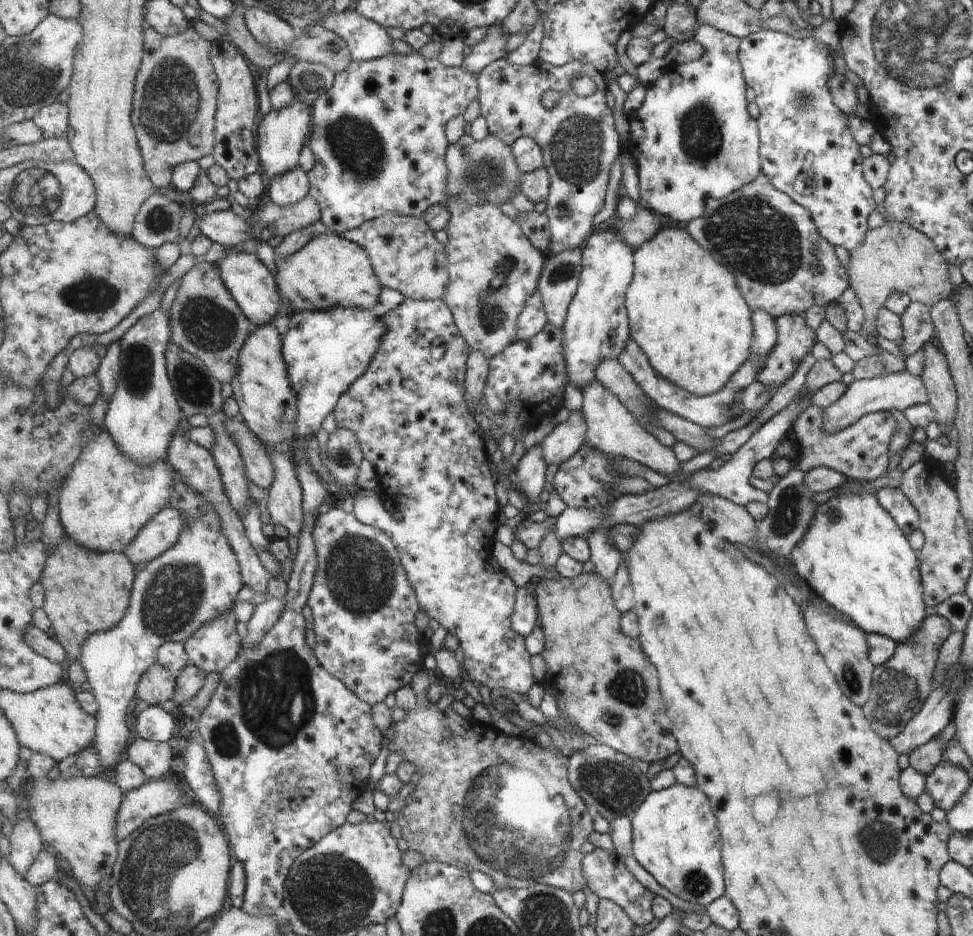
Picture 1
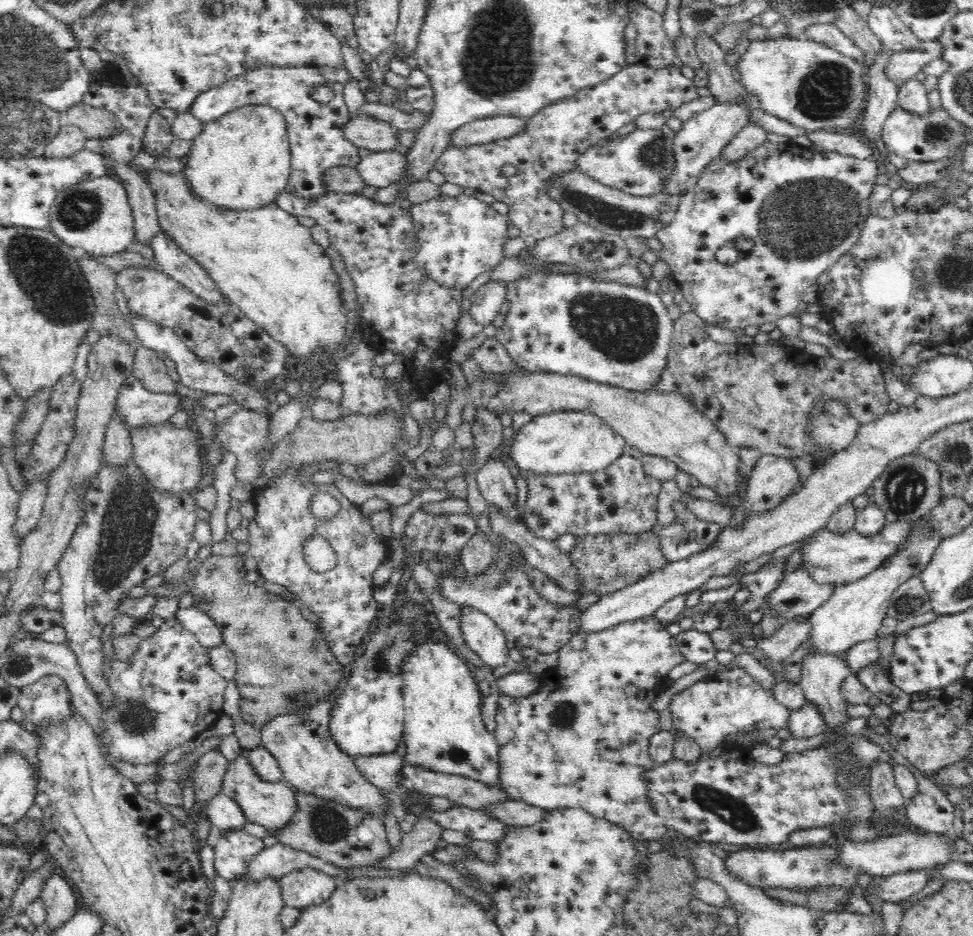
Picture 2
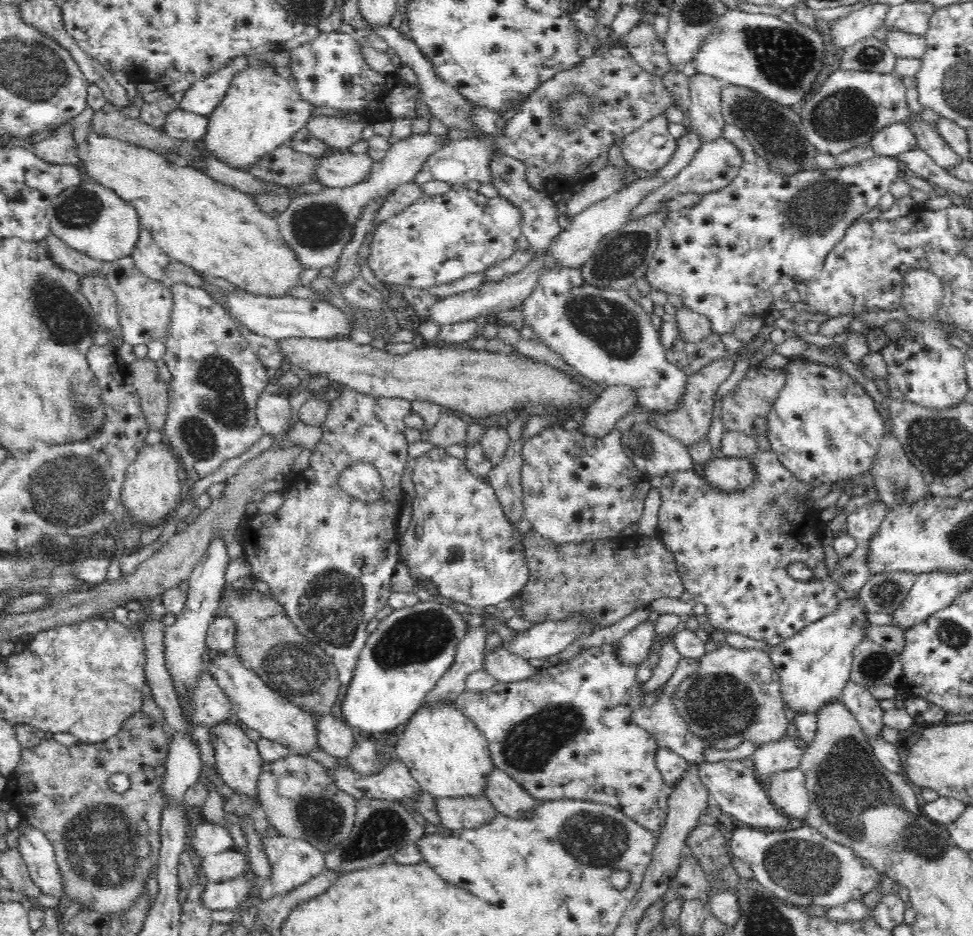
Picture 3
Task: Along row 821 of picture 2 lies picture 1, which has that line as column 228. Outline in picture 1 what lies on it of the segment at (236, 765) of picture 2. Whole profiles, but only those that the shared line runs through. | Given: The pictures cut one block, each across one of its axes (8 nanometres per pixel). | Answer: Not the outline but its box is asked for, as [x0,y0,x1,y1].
[218,247,282,326]

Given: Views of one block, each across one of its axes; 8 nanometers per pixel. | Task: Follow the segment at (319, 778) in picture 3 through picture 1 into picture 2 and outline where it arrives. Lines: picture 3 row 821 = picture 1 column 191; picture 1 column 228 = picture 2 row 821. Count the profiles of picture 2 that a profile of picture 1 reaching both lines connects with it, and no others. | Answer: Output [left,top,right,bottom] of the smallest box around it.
[272,786,391,869]

